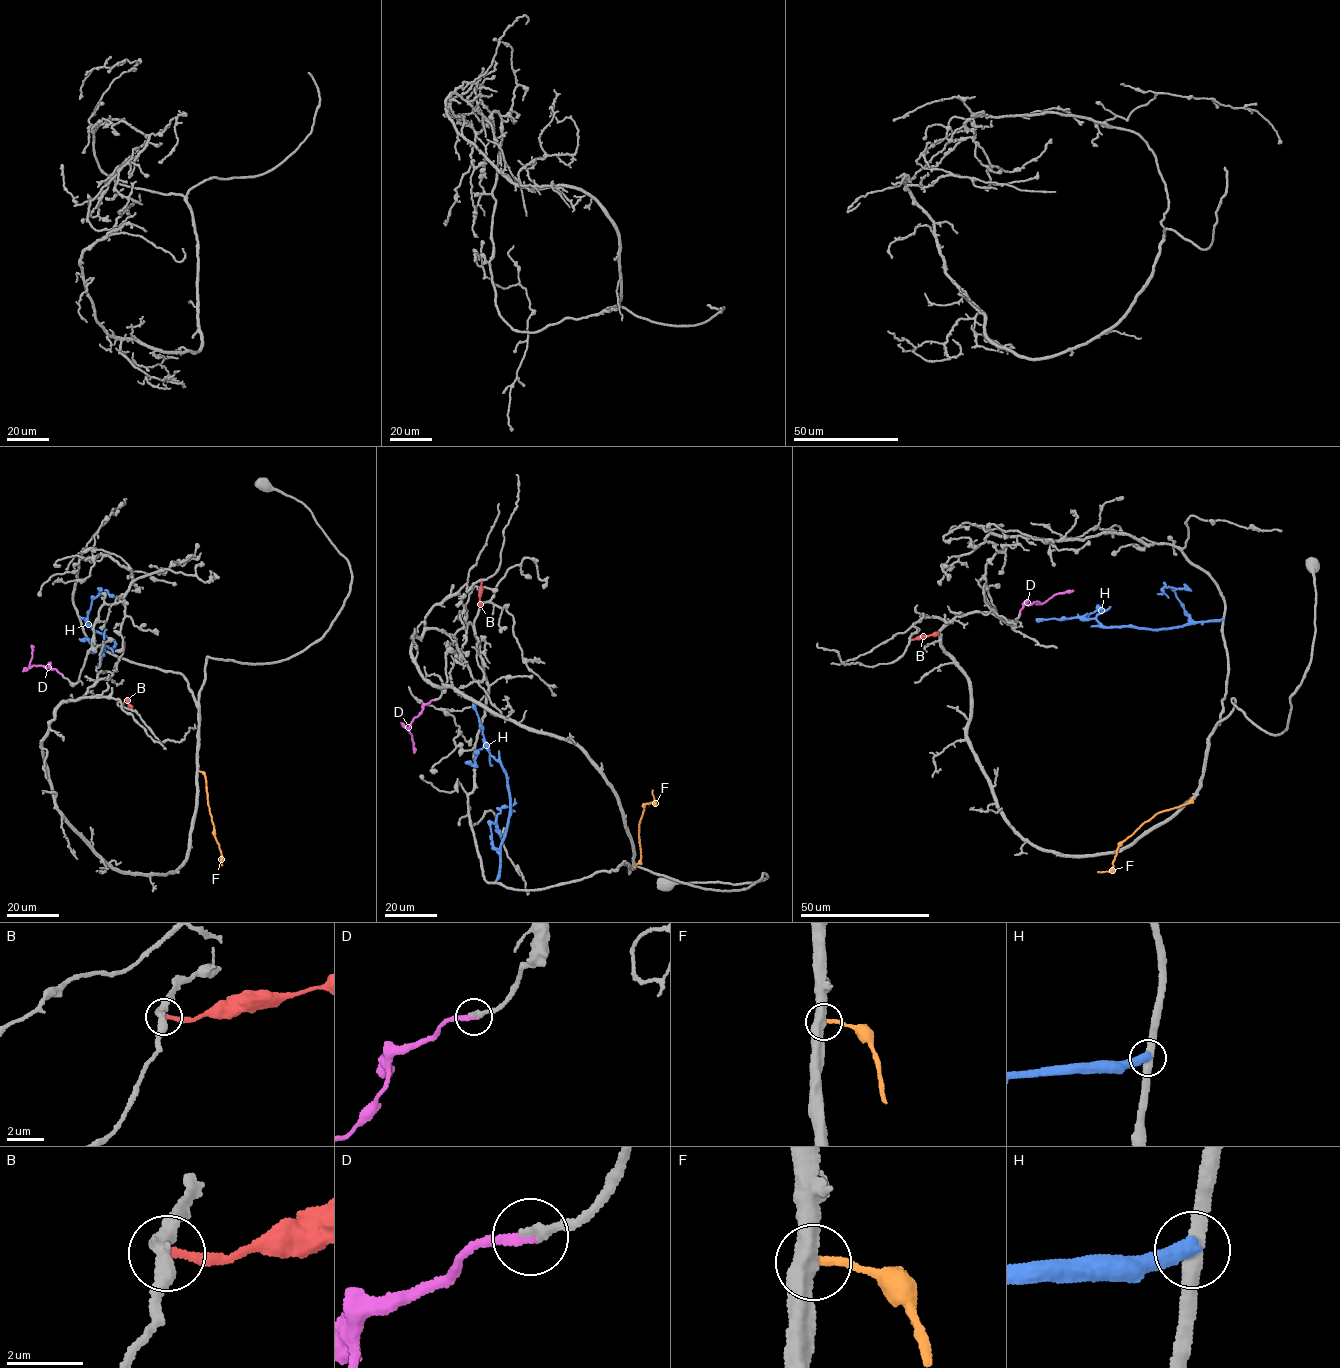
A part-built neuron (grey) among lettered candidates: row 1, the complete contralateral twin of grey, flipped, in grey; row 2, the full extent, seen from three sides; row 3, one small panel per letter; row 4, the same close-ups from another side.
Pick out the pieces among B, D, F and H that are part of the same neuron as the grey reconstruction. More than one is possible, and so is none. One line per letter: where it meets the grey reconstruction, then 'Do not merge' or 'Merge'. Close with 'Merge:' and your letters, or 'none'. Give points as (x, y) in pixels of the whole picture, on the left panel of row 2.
B: Touches grey at (133, 711). Do not merge
D: Touches grey at (62, 674). Merge
F: Touches grey at (197, 771). Do not merge
H: Touches grey at (79, 617). Do not merge
Merge: D

